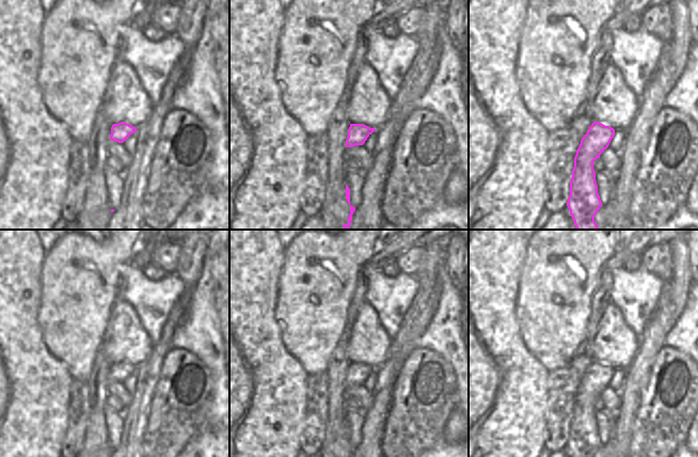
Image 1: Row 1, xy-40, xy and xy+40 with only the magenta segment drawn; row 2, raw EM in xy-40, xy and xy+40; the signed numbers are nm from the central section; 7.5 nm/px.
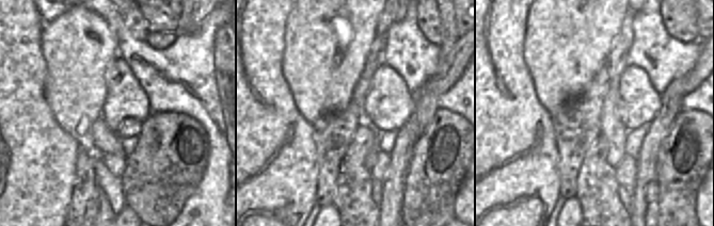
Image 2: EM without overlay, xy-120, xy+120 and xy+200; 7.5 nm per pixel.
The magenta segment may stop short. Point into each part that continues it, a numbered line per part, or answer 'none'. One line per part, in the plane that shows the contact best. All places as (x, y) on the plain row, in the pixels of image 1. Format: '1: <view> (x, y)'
1: xy-40 (129, 383)

